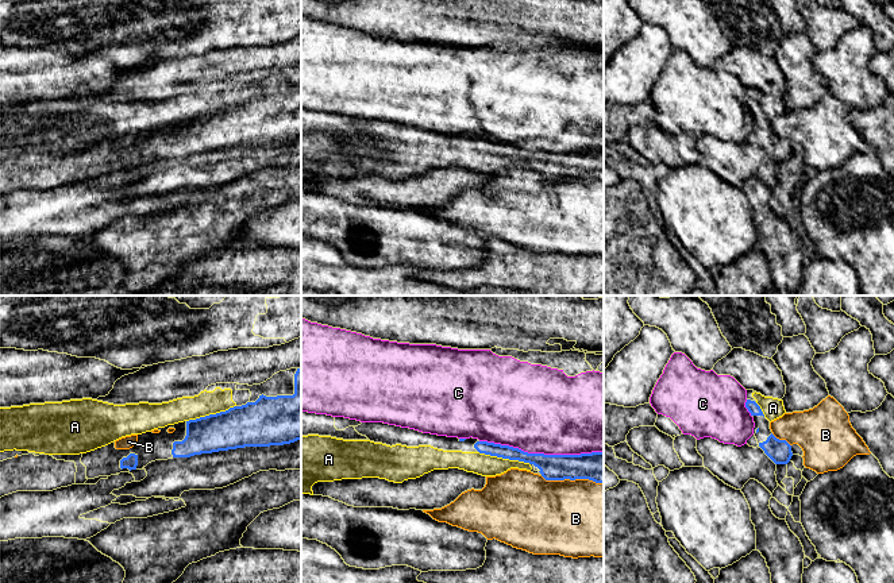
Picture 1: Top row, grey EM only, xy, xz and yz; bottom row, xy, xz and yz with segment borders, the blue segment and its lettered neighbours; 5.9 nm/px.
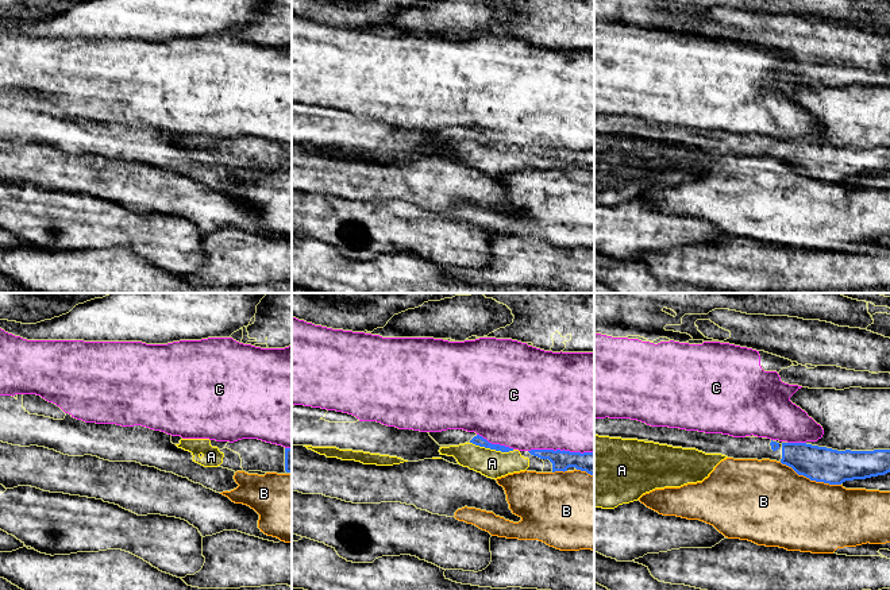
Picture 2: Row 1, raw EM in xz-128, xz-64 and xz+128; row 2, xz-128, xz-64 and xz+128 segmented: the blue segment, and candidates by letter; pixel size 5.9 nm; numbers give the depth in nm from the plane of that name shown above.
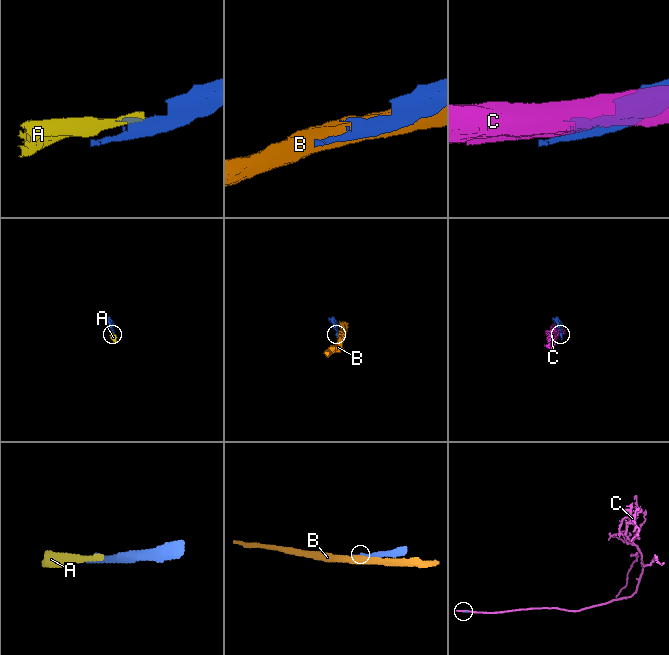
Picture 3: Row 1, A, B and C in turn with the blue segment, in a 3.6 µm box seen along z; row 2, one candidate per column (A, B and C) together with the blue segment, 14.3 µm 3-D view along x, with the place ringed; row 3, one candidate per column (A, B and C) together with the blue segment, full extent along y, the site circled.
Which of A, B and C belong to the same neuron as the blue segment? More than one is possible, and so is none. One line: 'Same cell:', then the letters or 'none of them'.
Same cell: A

